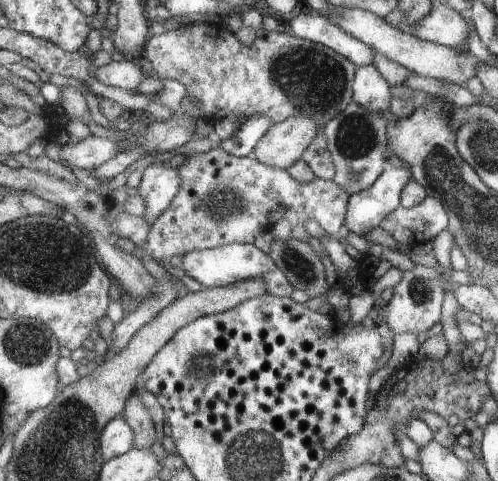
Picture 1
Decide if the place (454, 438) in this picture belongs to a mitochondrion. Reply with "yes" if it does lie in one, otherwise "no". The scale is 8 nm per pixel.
no

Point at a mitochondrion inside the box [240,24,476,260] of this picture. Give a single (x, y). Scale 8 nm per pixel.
(306, 78)

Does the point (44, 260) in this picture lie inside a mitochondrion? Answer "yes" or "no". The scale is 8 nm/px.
yes

